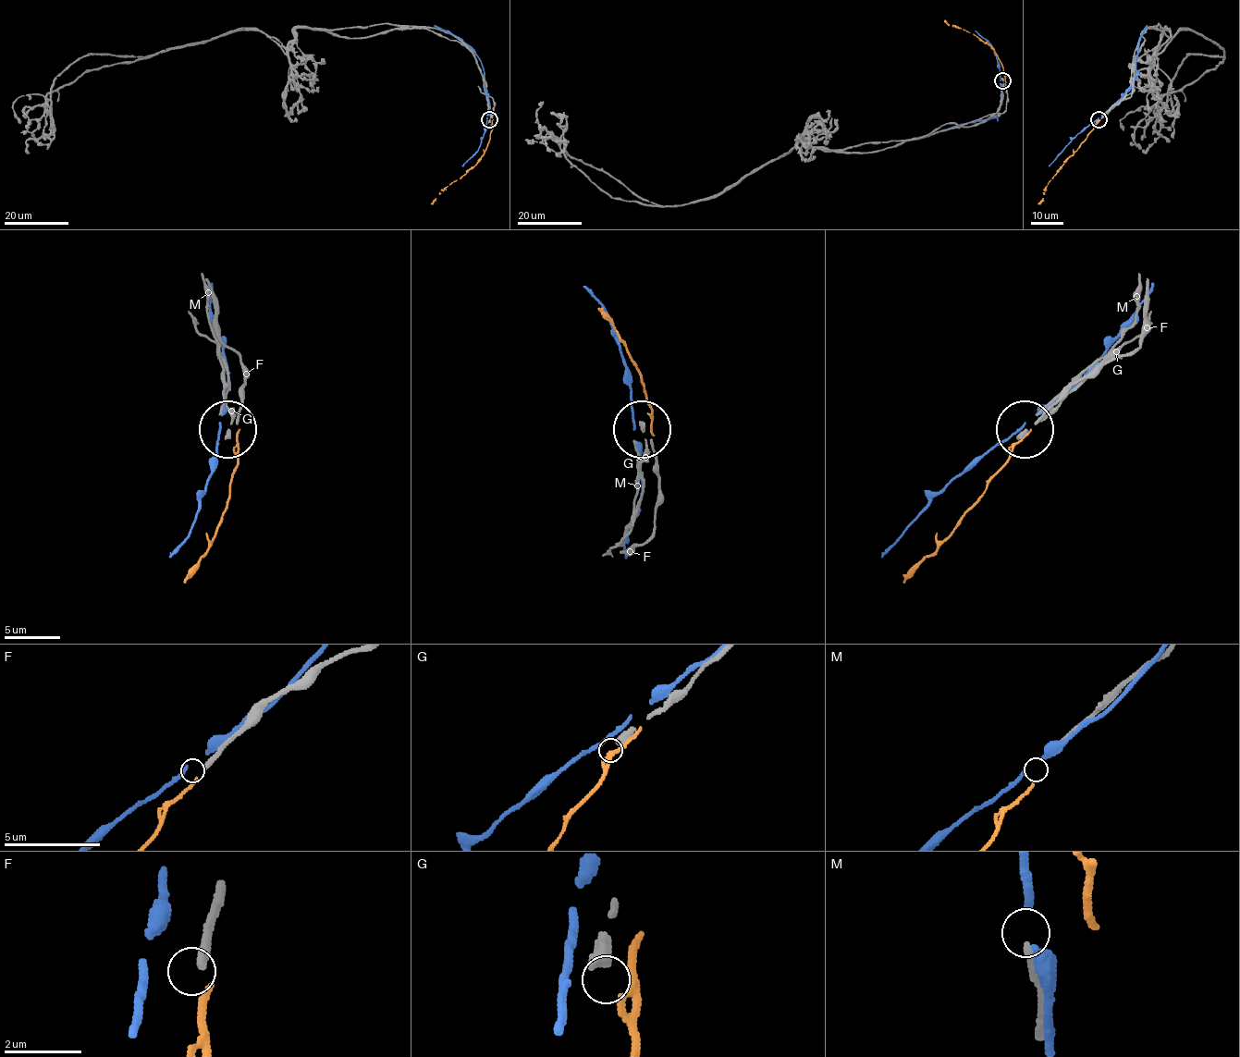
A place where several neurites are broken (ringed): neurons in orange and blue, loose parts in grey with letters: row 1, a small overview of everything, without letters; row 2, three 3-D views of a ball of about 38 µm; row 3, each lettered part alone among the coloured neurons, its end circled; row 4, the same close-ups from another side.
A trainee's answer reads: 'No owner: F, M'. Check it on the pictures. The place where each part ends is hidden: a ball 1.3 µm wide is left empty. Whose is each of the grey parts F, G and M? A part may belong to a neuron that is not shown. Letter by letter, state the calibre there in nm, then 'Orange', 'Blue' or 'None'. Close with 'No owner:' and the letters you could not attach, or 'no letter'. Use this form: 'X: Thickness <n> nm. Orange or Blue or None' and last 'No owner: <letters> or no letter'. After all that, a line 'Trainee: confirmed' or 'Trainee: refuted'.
F: Thickness 280 nm. None
G: Thickness 400 nm. None
M: Thickness 180 nm. None
No owner: F, G, M
Trainee: refuted

